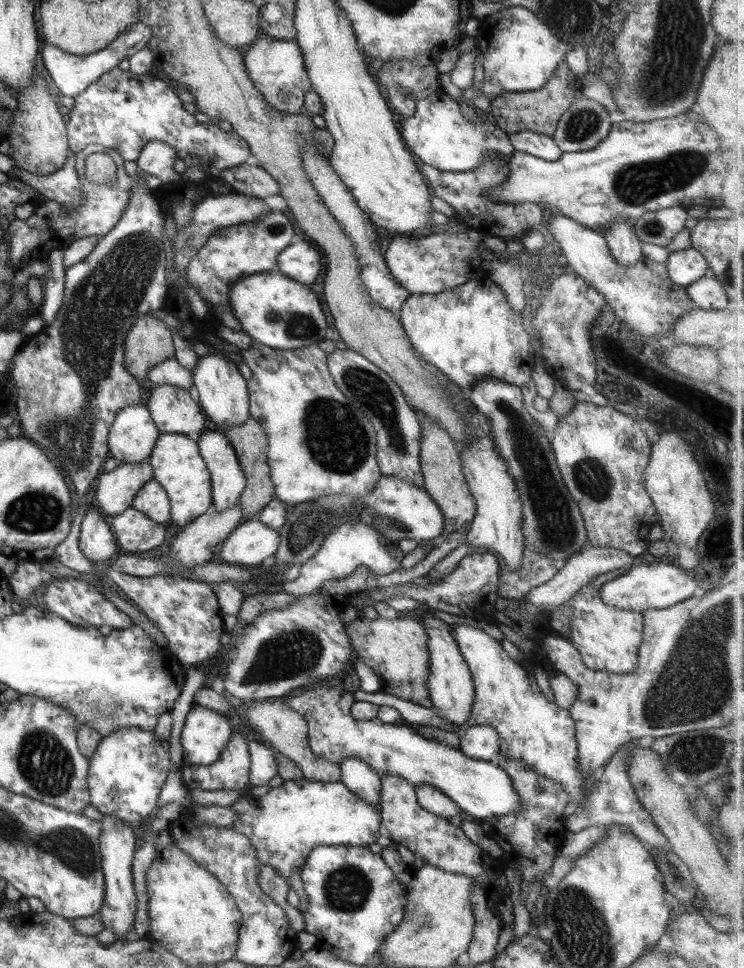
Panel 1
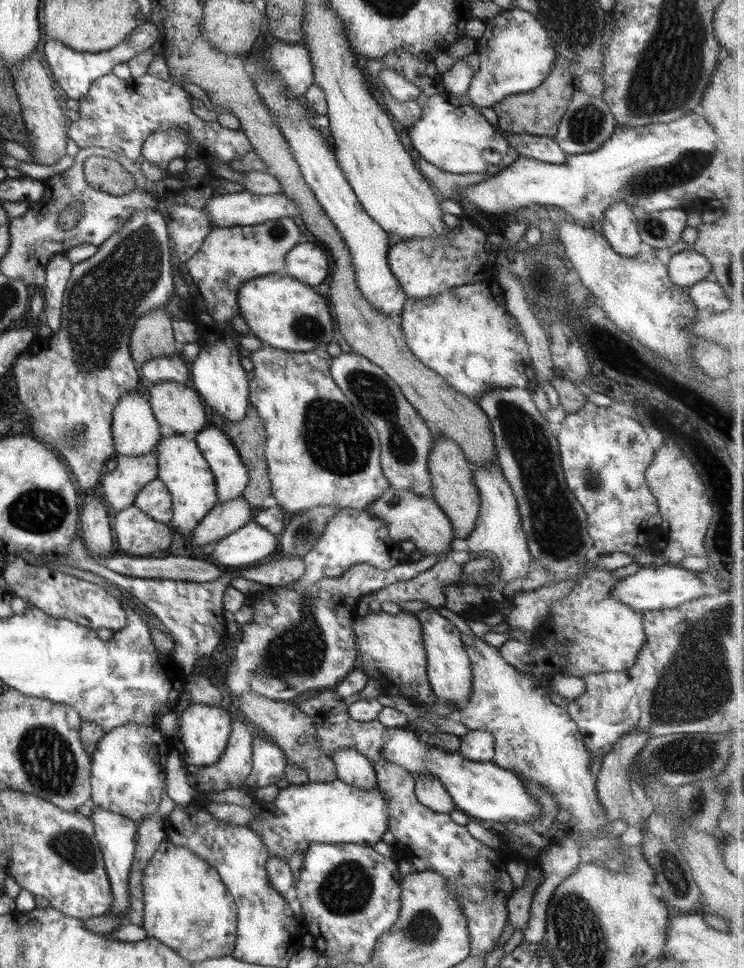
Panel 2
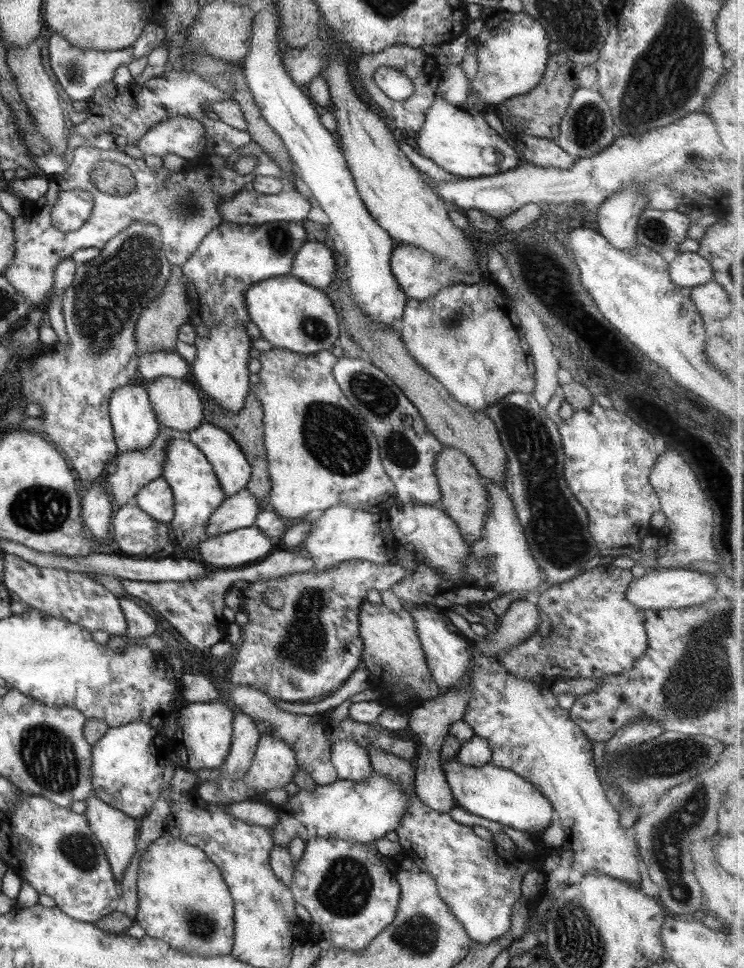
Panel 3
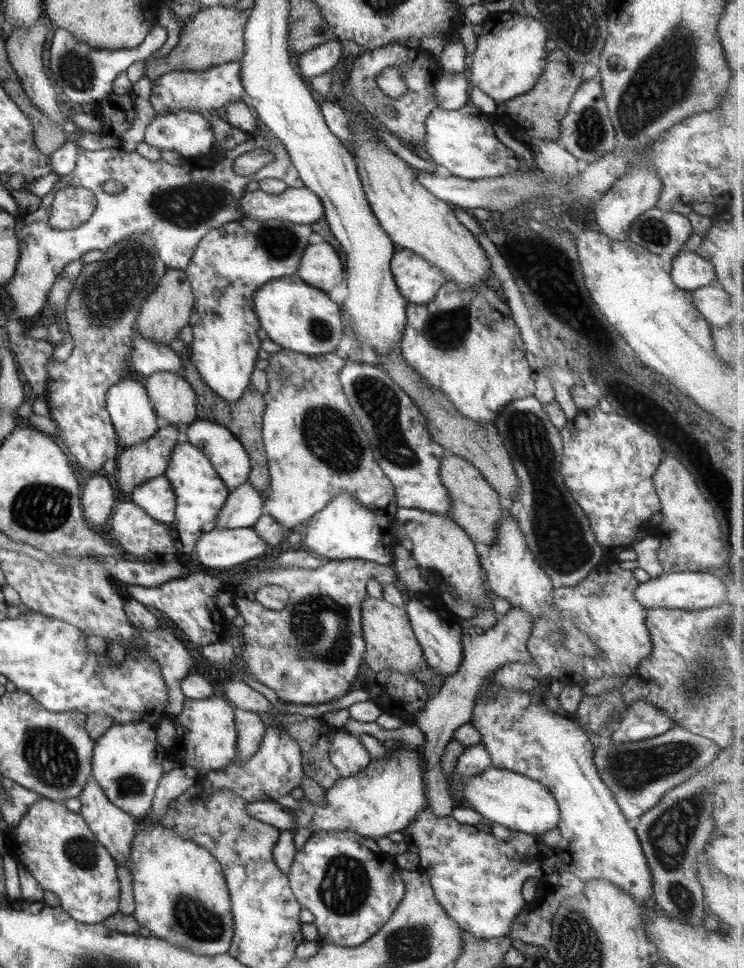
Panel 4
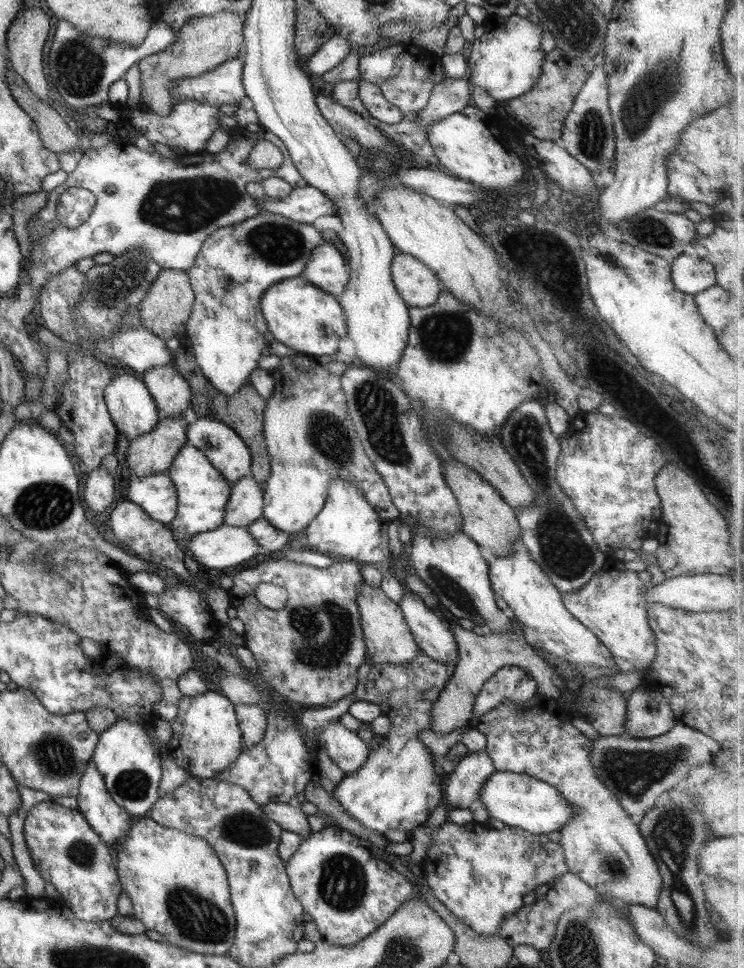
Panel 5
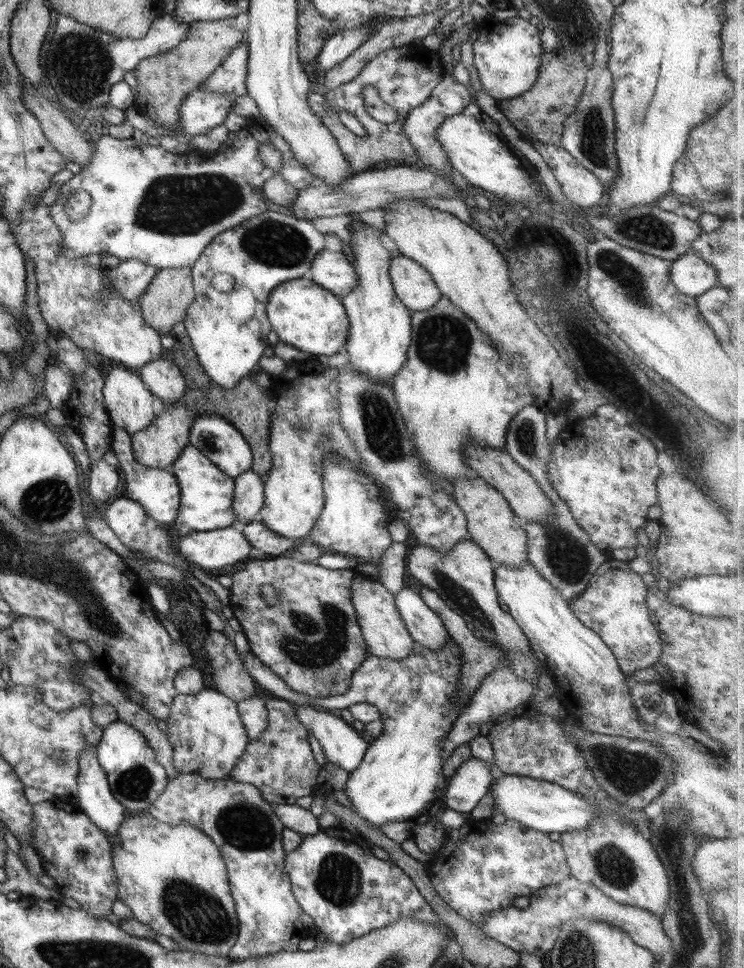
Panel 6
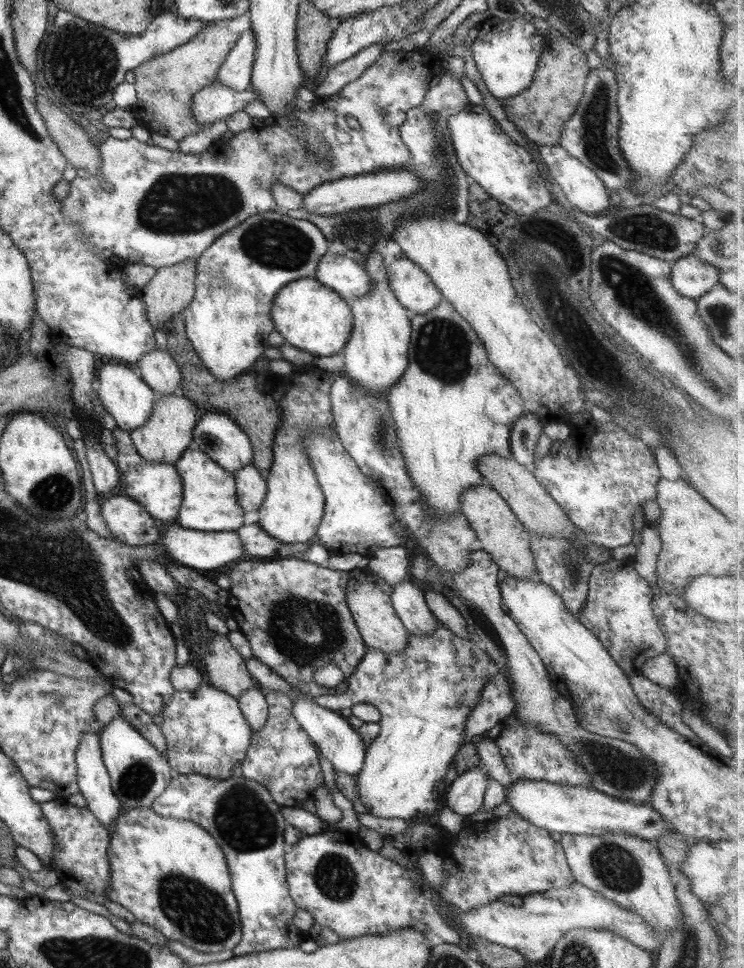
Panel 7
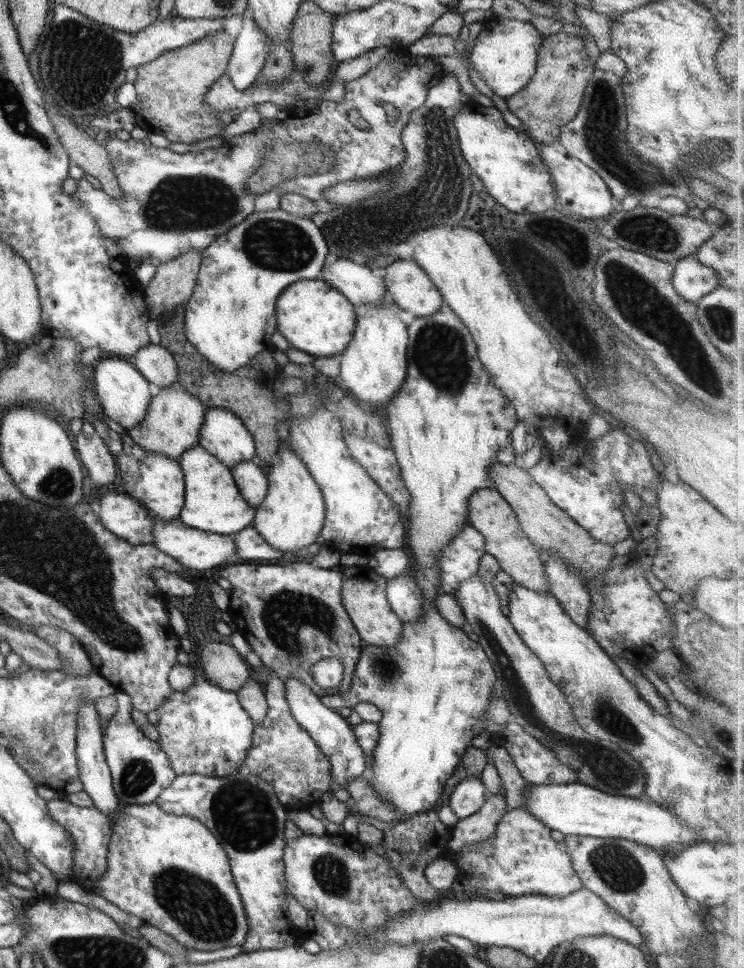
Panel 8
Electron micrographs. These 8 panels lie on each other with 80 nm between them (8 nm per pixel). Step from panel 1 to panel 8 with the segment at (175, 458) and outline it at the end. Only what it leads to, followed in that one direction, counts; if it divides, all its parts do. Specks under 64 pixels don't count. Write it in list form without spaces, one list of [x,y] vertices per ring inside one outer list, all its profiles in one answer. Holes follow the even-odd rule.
[[[196,445],[182,454],[178,465],[184,474],[185,482],[185,501],[179,519],[186,526],[224,536],[233,536],[240,530],[253,526],[256,508],[247,504],[231,470],[222,465],[218,458]]]

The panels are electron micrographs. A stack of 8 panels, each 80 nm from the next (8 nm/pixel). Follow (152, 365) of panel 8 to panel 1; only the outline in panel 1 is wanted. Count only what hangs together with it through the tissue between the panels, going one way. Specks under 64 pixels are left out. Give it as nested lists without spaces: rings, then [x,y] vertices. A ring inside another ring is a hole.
[[[157,385],[150,392],[146,407],[160,433],[175,433],[196,438],[209,428],[209,422],[202,413],[193,390]]]

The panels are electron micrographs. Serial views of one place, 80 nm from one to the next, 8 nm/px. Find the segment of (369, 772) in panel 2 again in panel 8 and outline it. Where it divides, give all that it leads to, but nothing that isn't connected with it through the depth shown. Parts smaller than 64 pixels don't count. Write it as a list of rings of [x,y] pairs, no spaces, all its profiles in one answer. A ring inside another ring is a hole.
[[[287,679],[285,695],[290,705],[291,715],[320,747],[331,764],[331,773],[337,783],[343,788],[348,779],[365,775],[368,770],[367,759],[362,747],[358,744],[354,729],[348,718],[342,717],[338,710],[324,706],[321,697],[314,694],[303,682],[298,679]]]

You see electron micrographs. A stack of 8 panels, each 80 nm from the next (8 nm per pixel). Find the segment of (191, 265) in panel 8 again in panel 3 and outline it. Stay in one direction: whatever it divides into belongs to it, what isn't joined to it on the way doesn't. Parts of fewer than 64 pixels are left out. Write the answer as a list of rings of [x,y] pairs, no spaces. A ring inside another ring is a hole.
[[[180,265],[171,267],[171,275],[162,294],[147,304],[136,321],[135,341],[139,356],[151,350],[176,351],[178,329],[188,322],[191,313],[188,282],[180,267]]]

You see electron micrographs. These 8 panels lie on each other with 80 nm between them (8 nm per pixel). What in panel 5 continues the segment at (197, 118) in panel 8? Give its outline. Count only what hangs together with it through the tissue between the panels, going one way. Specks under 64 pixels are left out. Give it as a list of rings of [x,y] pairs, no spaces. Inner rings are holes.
[[[220,11],[210,16],[197,16],[185,21],[184,26],[179,30],[177,39],[166,47],[166,50],[152,54],[147,58],[142,58],[142,61],[138,62],[138,68],[141,72],[141,100],[140,107],[142,106],[142,100],[144,101],[144,108],[148,113],[159,114],[160,116],[166,116],[171,113],[173,104],[173,92],[169,89],[178,79],[188,77],[198,77],[201,74],[214,70],[218,65],[224,64],[224,62],[233,60],[240,55],[243,39],[243,26],[245,25],[245,15],[241,15],[239,12]]]

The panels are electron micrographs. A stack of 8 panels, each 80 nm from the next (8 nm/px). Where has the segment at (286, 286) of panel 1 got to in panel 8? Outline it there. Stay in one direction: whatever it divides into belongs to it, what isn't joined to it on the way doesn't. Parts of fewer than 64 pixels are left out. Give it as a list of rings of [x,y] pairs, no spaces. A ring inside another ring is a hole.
[[[322,278],[301,280],[287,286],[276,301],[277,331],[290,346],[314,357],[341,355],[353,337],[357,313],[353,305],[339,290]]]

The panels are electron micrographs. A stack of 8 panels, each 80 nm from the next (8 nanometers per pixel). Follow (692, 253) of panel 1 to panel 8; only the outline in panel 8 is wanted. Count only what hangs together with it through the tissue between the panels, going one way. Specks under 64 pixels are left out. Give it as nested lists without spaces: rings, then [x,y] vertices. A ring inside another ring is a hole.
[[[695,255],[676,262],[672,282],[676,292],[695,305],[721,284],[719,274],[713,268],[704,266]]]

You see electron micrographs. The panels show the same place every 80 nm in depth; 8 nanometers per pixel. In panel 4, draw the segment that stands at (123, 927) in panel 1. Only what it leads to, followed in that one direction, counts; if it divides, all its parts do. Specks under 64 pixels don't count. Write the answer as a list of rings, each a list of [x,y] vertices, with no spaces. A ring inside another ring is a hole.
[[[92,776],[86,783],[79,799],[82,804],[80,814],[84,817],[94,836],[107,848],[117,866],[124,867],[130,856],[133,840],[139,828],[139,820],[110,802]]]

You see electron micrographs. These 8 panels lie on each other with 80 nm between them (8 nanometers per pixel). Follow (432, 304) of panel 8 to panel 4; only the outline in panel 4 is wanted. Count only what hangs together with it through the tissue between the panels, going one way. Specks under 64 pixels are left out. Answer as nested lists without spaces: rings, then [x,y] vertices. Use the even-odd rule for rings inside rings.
[[[398,248],[391,260],[391,271],[398,290],[408,303],[428,304],[437,290],[449,280],[442,269],[419,254]]]

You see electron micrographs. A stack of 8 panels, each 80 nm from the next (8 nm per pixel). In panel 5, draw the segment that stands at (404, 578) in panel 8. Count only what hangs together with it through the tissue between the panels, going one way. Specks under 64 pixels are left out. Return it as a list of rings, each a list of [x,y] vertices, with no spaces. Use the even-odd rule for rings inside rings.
[[[407,591],[400,602],[406,624],[419,649],[436,662],[456,662],[457,642],[448,620],[442,620],[416,593]]]

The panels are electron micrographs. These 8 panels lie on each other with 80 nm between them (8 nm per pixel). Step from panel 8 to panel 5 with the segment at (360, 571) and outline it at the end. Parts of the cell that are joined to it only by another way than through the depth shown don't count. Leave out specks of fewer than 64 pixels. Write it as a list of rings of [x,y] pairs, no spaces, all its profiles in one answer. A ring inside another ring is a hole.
[[[361,584],[357,596],[358,616],[361,618],[361,629],[365,638],[366,656],[375,664],[405,664],[412,662],[421,651],[413,634],[406,624],[400,605],[392,602],[380,587]]]

